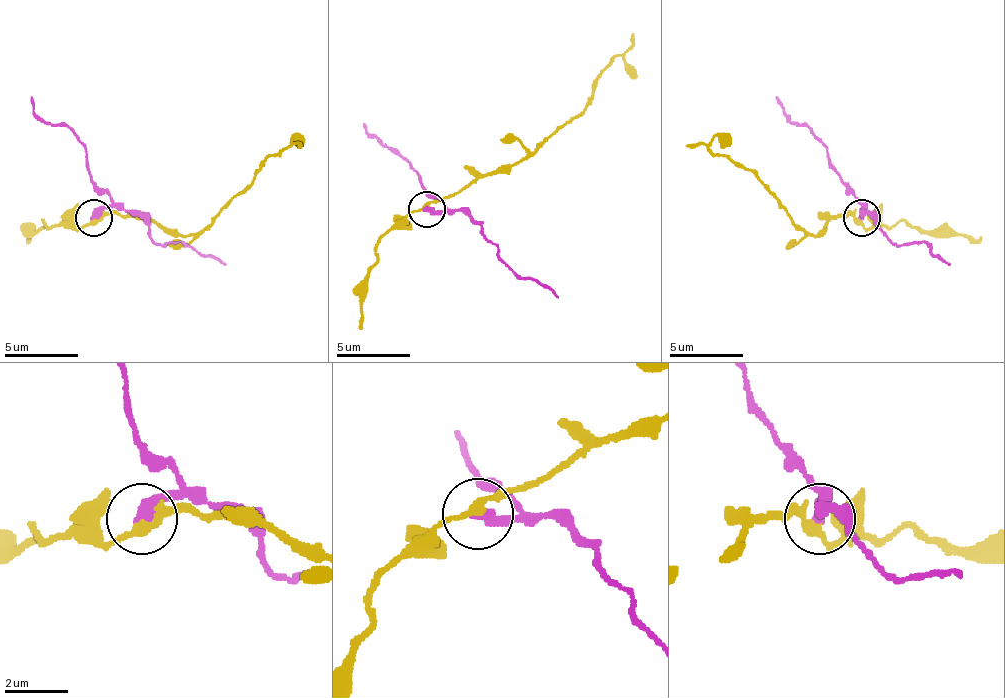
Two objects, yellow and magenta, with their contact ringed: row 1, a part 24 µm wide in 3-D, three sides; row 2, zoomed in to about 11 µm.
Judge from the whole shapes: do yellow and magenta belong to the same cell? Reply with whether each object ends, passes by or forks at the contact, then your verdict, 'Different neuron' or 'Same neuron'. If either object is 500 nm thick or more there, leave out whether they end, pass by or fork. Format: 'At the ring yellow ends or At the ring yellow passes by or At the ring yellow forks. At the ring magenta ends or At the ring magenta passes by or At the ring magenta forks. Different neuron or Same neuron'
At the ring yellow passes by. At the ring magenta ends. Different neuron

